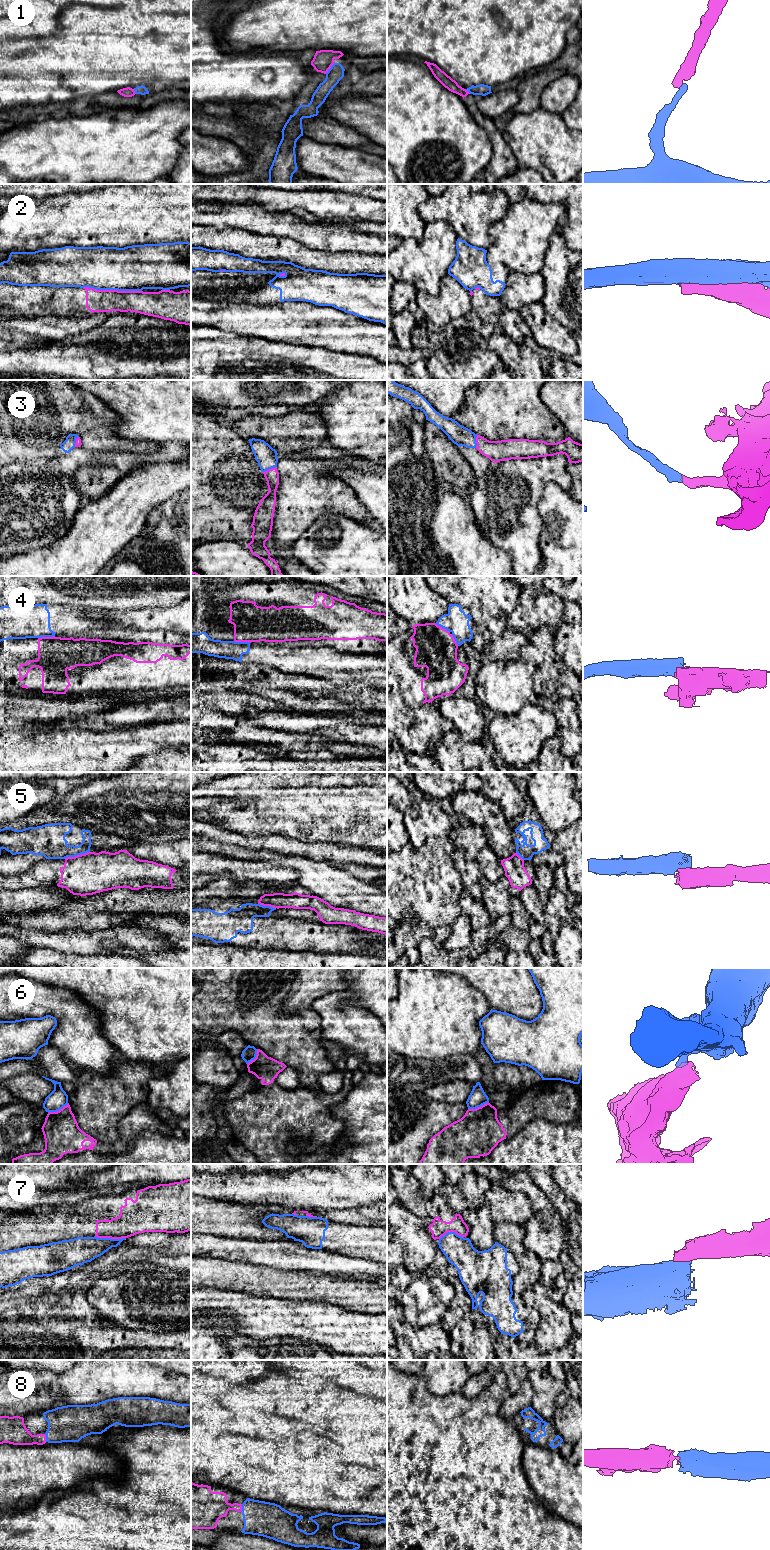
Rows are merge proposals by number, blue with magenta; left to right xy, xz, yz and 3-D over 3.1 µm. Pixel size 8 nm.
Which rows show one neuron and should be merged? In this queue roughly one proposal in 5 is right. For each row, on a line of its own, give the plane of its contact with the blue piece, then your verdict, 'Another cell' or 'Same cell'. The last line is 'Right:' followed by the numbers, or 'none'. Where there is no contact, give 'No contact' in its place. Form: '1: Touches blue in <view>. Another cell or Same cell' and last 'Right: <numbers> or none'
1: Touches blue in xz. Same cell
2: Touches blue in xy. Another cell
3: Touches blue in xz. Same cell
4: Touches blue in xy. Another cell
5: Touches blue in xy. Another cell
6: Touches blue in yz. Another cell
7: Touches blue in xy. Another cell
8: Touches blue in xy. Same cell
Right: 1, 3, 8

